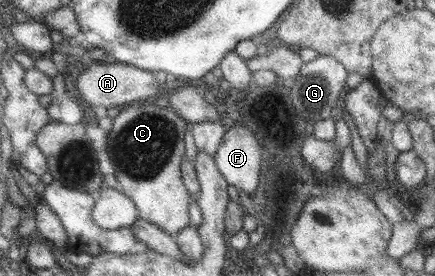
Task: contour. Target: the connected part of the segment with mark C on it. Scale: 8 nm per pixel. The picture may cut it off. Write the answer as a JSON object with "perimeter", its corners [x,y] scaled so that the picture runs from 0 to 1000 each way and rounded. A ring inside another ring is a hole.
{"perimeter":[[[356,380],[292,388],[257,431],[257,442],[260,464],[244,489],[244,547],[262,605],[264,649],[283,681],[280,707],[301,721],[315,757],[315,786],[356,812],[361,826],[402,862],[407,841],[439,804],[432,750],[441,714],[425,688],[411,605],[423,562],[421,507],[432,446],[382,380],[379,395]]]}

